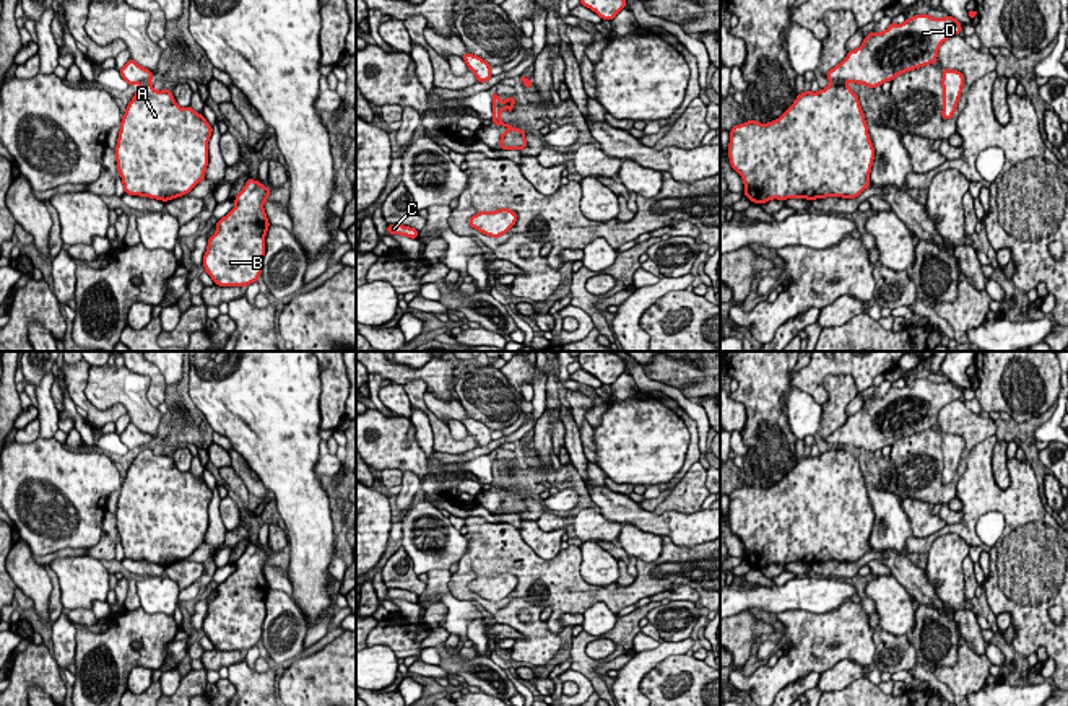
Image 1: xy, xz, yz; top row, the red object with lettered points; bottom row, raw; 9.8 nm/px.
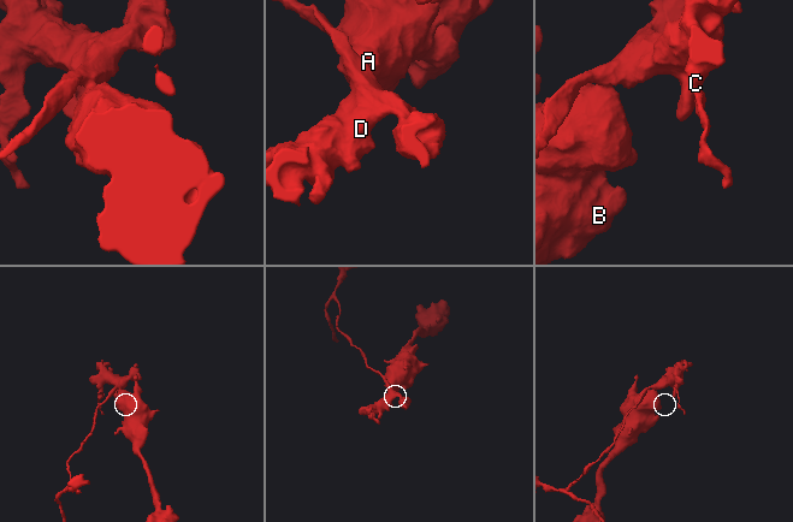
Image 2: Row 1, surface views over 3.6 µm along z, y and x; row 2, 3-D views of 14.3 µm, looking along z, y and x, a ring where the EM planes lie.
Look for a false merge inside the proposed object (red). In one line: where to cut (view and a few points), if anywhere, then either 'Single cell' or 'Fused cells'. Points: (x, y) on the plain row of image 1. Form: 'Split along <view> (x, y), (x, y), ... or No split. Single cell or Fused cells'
Split along xy (150, 444), (142, 448). Fused cells

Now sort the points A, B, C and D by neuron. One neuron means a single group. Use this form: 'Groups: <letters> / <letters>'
Groups: A B / C D

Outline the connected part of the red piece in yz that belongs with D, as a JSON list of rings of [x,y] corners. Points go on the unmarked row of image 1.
[[[915,379],[902,389],[891,387],[883,397],[870,397],[826,442],[832,447],[863,447],[873,454],[901,438],[936,428],[940,410],[961,395],[961,387],[951,379],[941,384]]]

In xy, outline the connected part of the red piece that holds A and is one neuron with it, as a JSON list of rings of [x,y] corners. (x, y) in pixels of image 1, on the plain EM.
[[[151,446],[141,447],[122,480],[115,511],[117,535],[128,560],[167,566],[189,558],[205,545],[208,504],[213,491],[190,470],[179,472],[169,452],[156,455]]]

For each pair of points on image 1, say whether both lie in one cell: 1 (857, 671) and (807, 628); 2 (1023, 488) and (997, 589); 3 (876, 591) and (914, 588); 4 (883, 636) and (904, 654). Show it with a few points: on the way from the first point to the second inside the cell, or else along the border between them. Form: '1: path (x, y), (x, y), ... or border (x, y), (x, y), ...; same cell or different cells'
1: border (868, 669), (841, 659), (821, 674); different cells
2: path (1023, 513), (1021, 565); same cell
3: border (893, 575), (914, 597); different cells
4: path (888, 641), (899, 653); same cell

